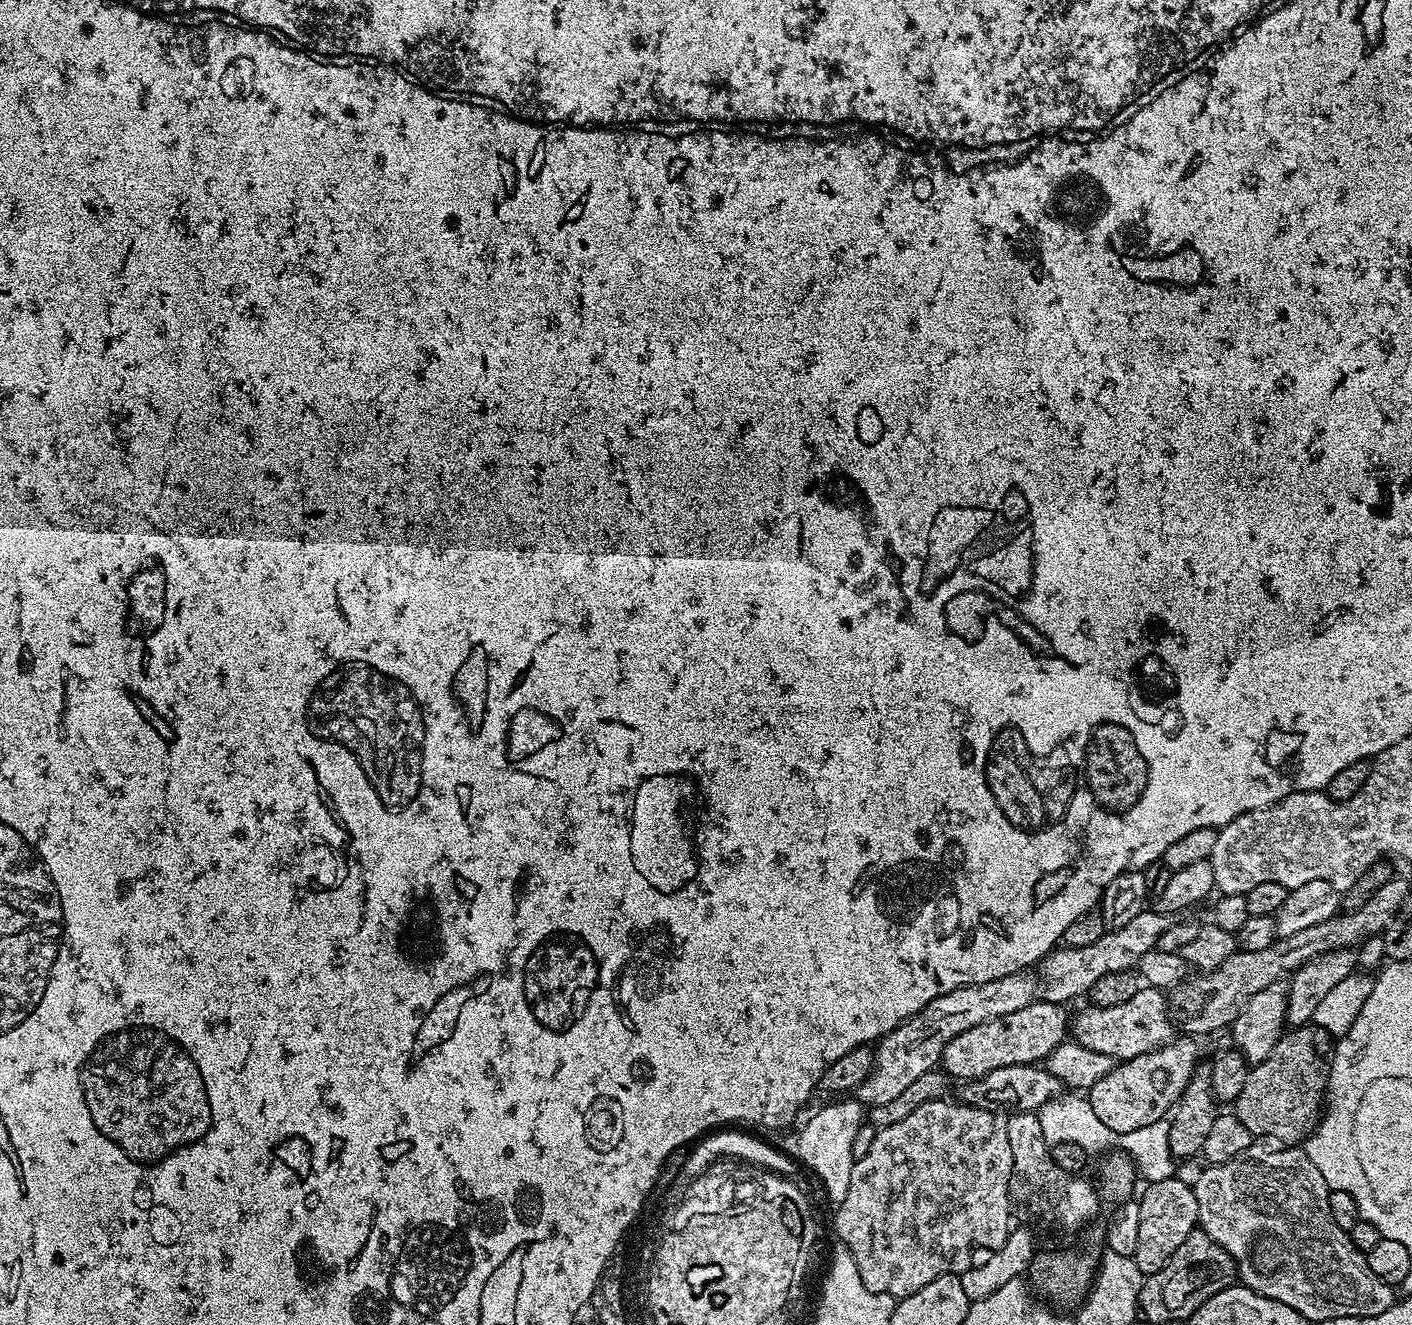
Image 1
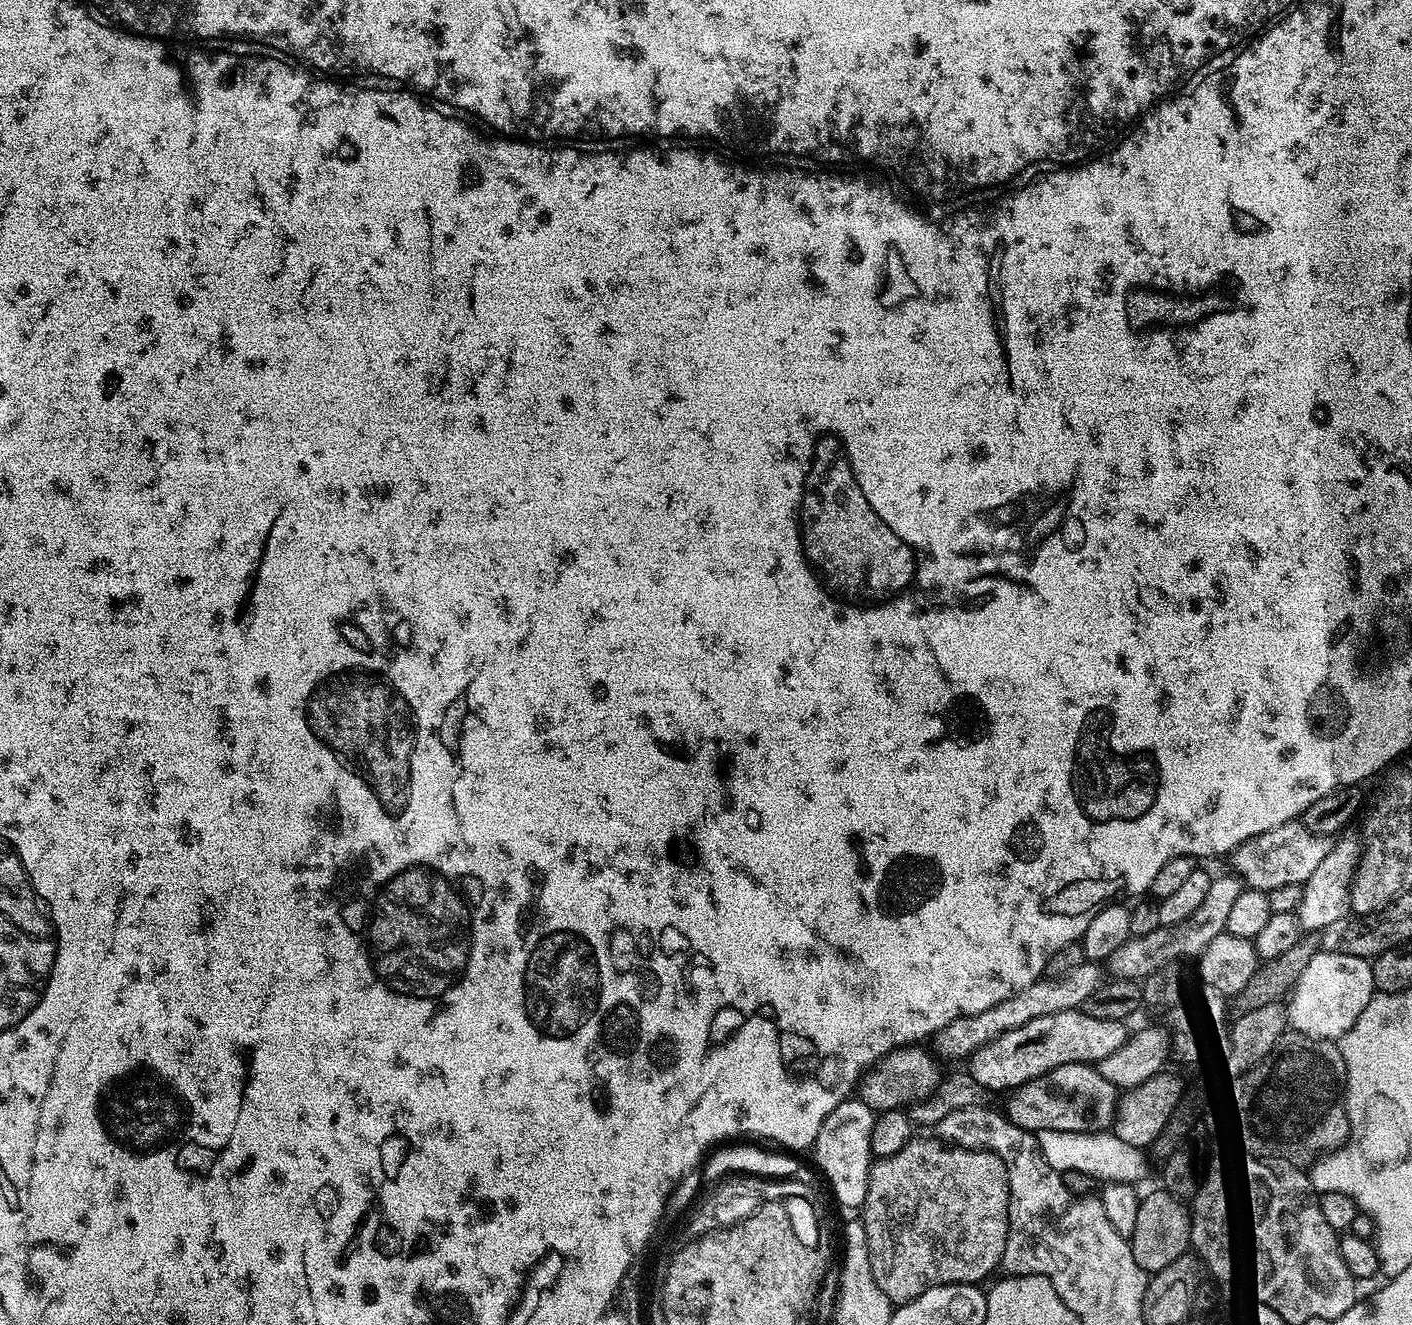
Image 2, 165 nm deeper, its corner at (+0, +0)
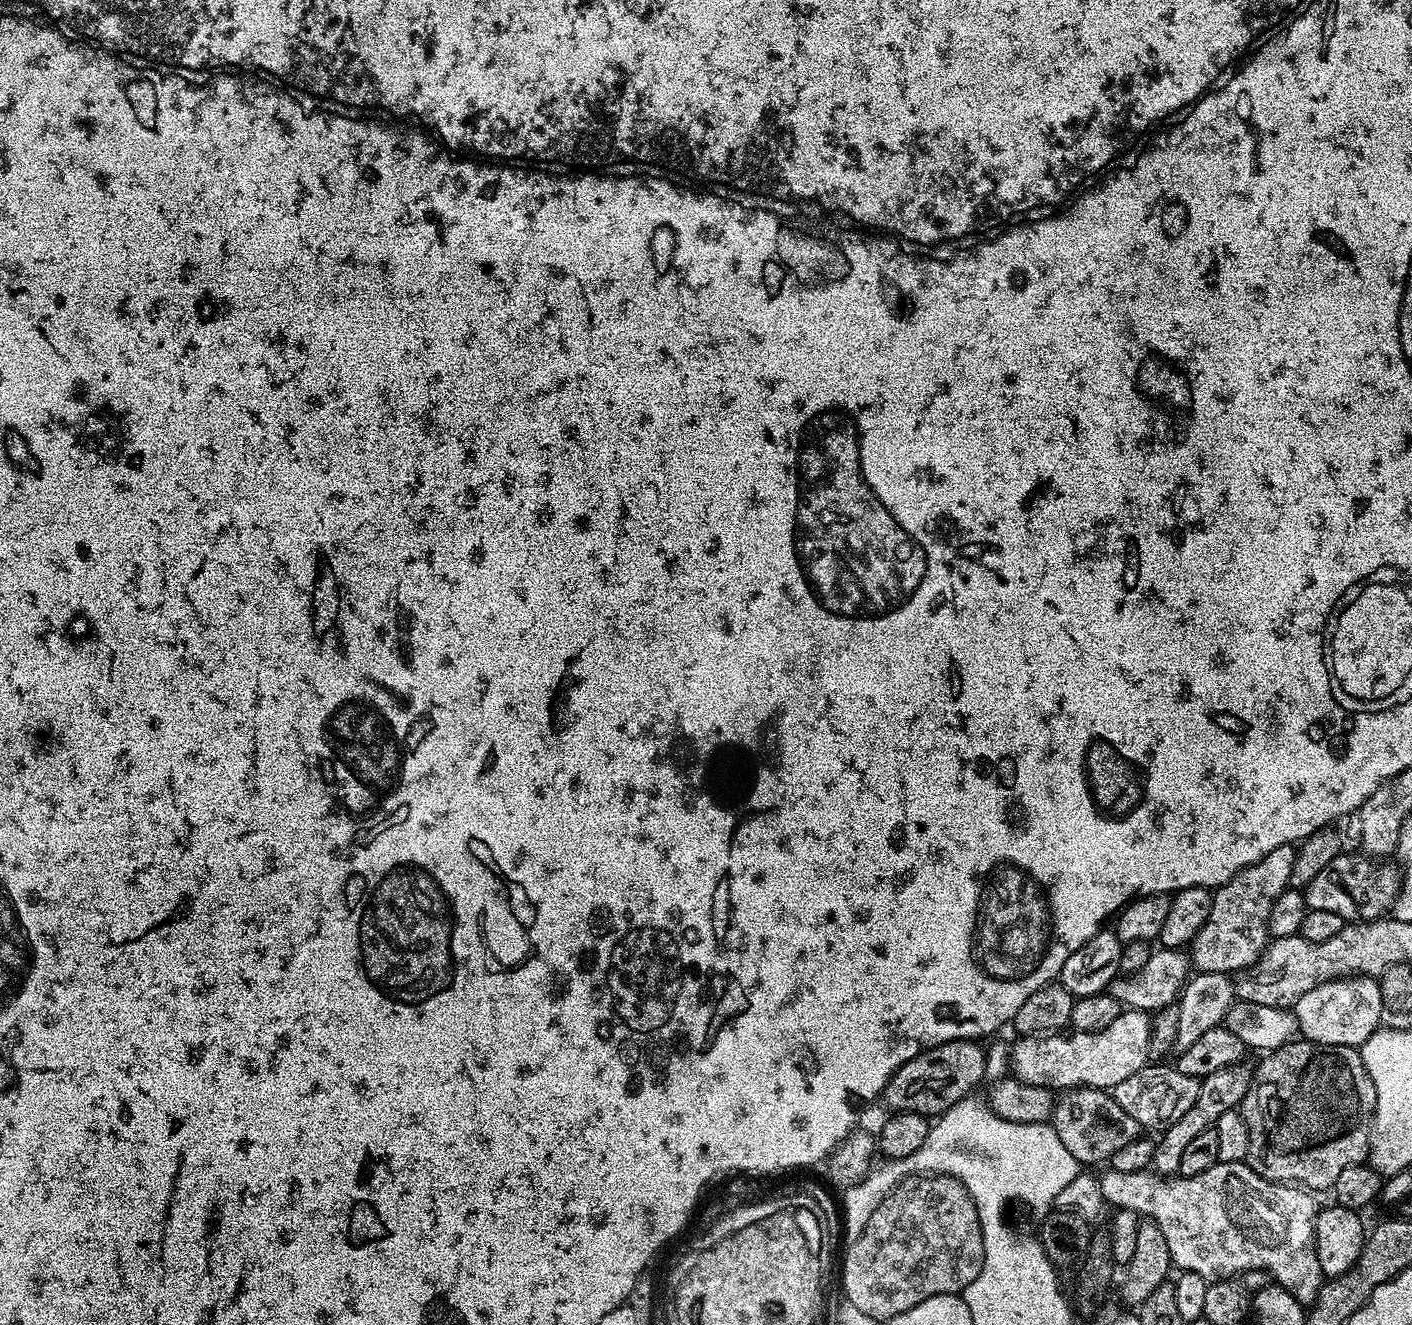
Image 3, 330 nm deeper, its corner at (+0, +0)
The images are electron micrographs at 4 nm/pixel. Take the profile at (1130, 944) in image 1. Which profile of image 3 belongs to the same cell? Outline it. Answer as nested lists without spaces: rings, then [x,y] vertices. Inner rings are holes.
[[[1290,844],[1270,850],[1256,864],[1242,869],[1230,882],[1215,889],[1206,926],[1198,930],[1190,945],[1190,964],[1196,972],[1235,974],[1249,968],[1269,943],[1268,918],[1274,902],[1290,886],[1290,866],[1294,866],[1296,848]]]

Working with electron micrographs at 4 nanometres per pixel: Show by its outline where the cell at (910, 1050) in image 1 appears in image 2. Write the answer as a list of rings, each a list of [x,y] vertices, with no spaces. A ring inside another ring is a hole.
[[[1096,962],[1082,963],[1058,979],[1041,978],[1037,980],[1036,983],[1026,986],[1026,990],[1016,992],[1010,998],[1000,1002],[998,1006],[984,1010],[982,1014],[963,1016],[955,1020],[950,1026],[946,1026],[941,1032],[936,1033],[934,1043],[936,1043],[937,1049],[935,1048],[935,1051],[941,1057],[950,1056],[954,1060],[962,1059],[961,1061],[963,1061],[994,1038],[998,1038],[1010,1030],[1018,1030],[1022,1026],[1026,1026],[1026,1022],[1034,1022],[1034,1018],[1046,1018],[1046,1014],[1083,1009],[1085,1002],[1106,983],[1106,977],[1100,968],[1103,967]]]

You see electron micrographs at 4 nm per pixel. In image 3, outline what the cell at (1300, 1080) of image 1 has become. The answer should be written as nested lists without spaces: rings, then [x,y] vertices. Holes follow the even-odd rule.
[[[1293,1038],[1281,1048],[1274,1048],[1263,1057],[1260,1065],[1256,1064],[1252,1084],[1242,1103],[1242,1115],[1246,1122],[1246,1130],[1250,1130],[1250,1150],[1248,1151],[1247,1163],[1261,1176],[1268,1180],[1277,1182],[1295,1182],[1308,1190],[1316,1188],[1331,1189],[1338,1182],[1338,1174],[1346,1170],[1346,1166],[1363,1164],[1368,1160],[1368,1150],[1372,1146],[1372,1126],[1374,1123],[1374,1113],[1376,1110],[1376,1091],[1374,1082],[1362,1062],[1362,1058],[1355,1047],[1346,1045],[1322,1045],[1315,1044],[1314,1041],[1305,1038]]]

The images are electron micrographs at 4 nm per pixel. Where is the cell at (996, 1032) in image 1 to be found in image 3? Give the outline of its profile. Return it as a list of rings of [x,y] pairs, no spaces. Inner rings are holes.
[[[1125,1010],[1115,1022],[1110,1022],[1106,1030],[1097,1032],[1069,1031],[1069,1036],[1063,1031],[1055,1031],[1051,1034],[1021,1035],[1016,1045],[1010,1048],[1011,1075],[1022,1083],[1030,1086],[1046,1087],[1051,1090],[1071,1090],[1078,1087],[1102,1088],[1113,1090],[1120,1082],[1125,1081],[1130,1074],[1149,1063],[1148,1047],[1152,1044],[1152,1024],[1149,1013]]]

